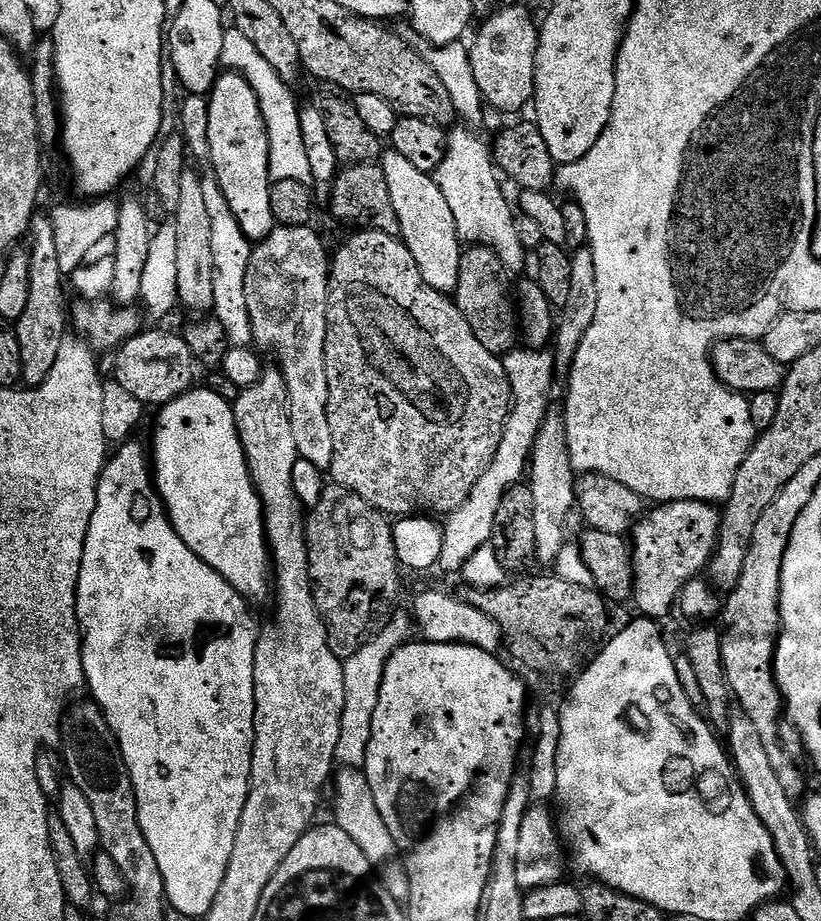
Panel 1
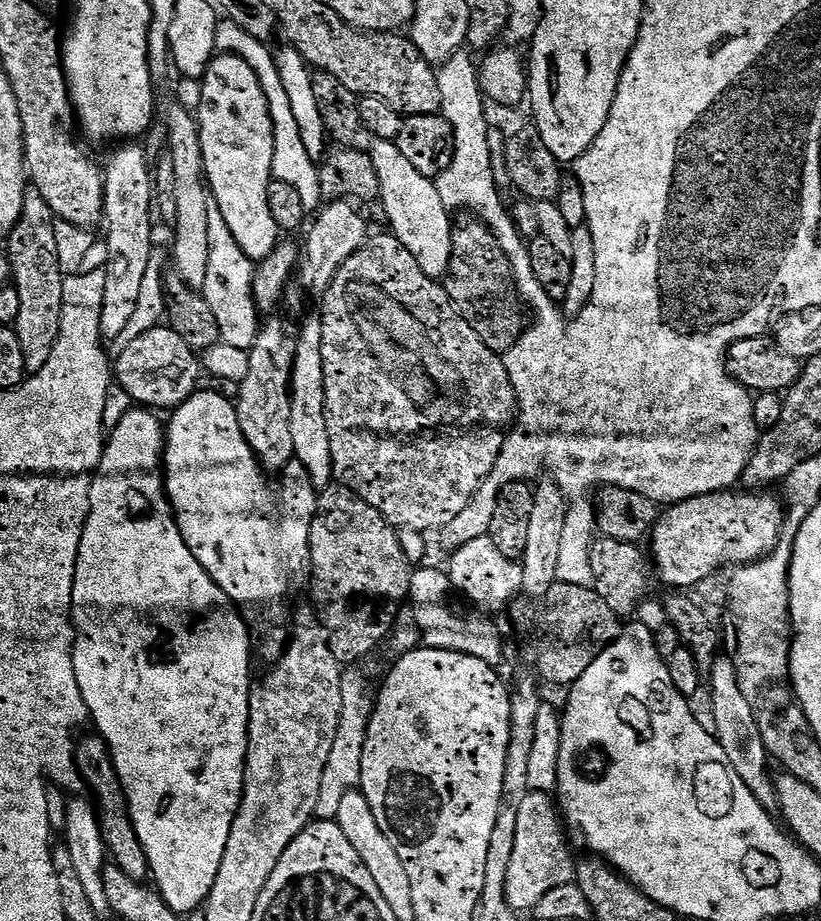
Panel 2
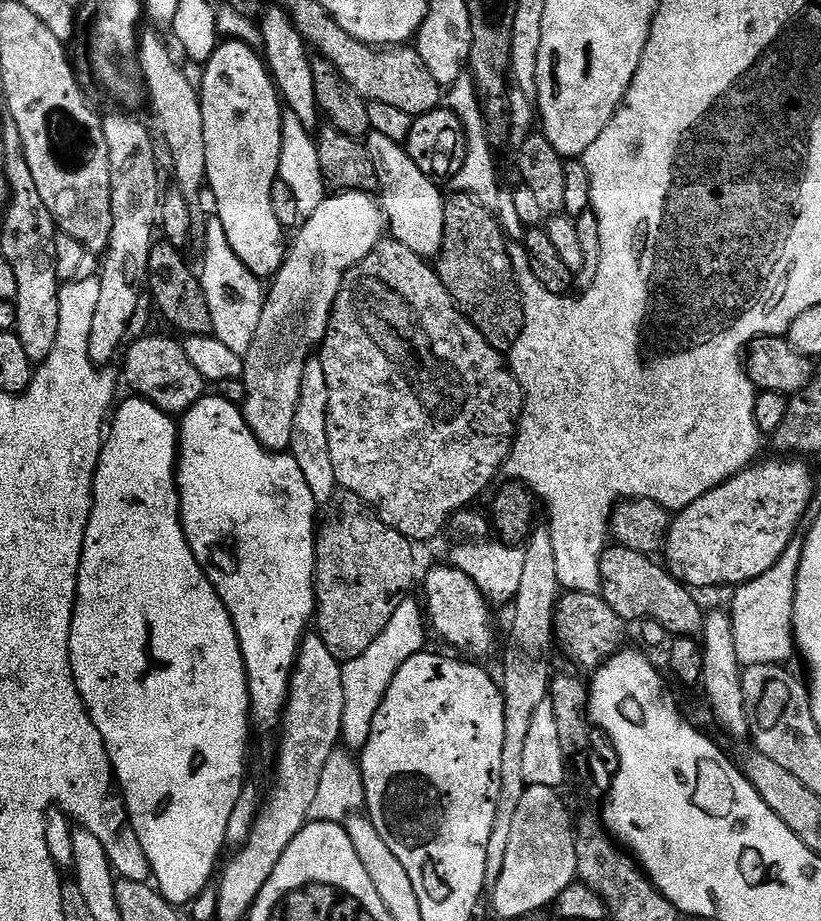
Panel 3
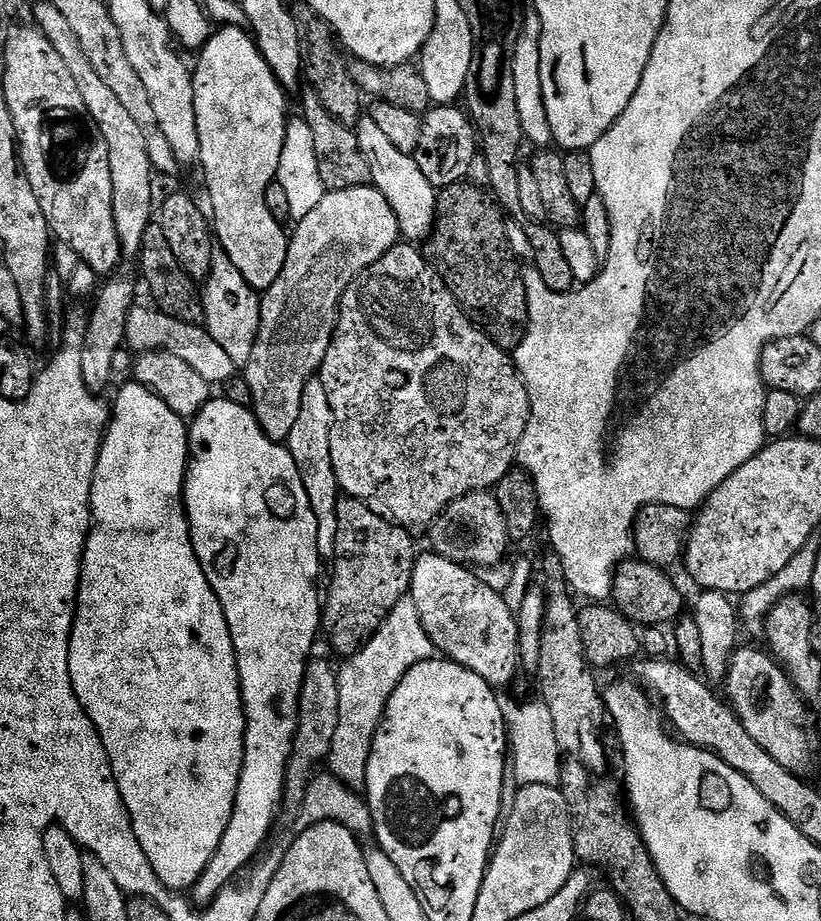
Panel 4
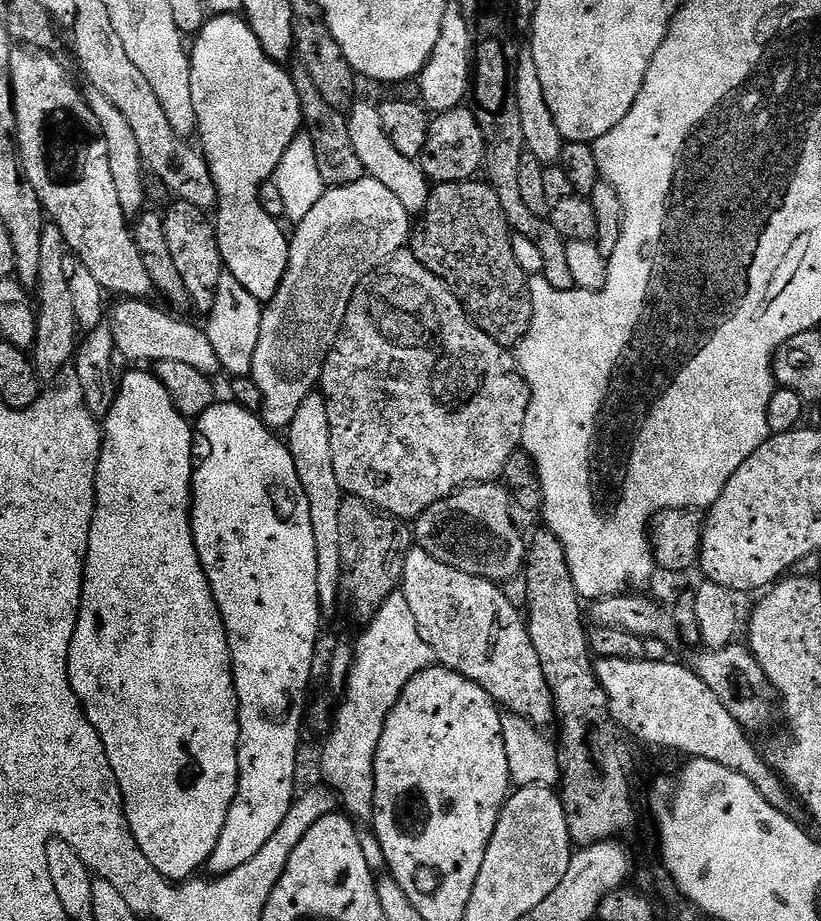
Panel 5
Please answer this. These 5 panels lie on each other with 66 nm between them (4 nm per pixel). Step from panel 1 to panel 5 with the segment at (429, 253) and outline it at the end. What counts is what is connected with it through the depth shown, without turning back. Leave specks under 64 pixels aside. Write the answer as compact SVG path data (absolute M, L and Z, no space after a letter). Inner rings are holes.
M353 103L352 107L347 109L346 115L350 142L354 142L354 151L358 153L358 159L361 160L365 173L371 179L382 182L386 190L393 192L398 197L398 202L402 202L402 206L406 206L410 214L423 212L430 191L428 177L424 175L417 161L406 158L406 154L400 153L394 142L386 138L386 130L382 130L382 114L379 107L375 103L373 105L360 103Z

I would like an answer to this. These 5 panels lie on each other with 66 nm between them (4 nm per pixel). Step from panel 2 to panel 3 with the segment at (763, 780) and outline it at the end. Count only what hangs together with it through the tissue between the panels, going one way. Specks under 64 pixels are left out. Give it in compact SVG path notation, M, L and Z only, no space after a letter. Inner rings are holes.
M727 611L708 612L702 629L702 678L704 696L712 707L712 716L724 727L728 736L736 740L749 739L748 719L746 718L746 694L742 690L742 665L734 646L734 626Z

